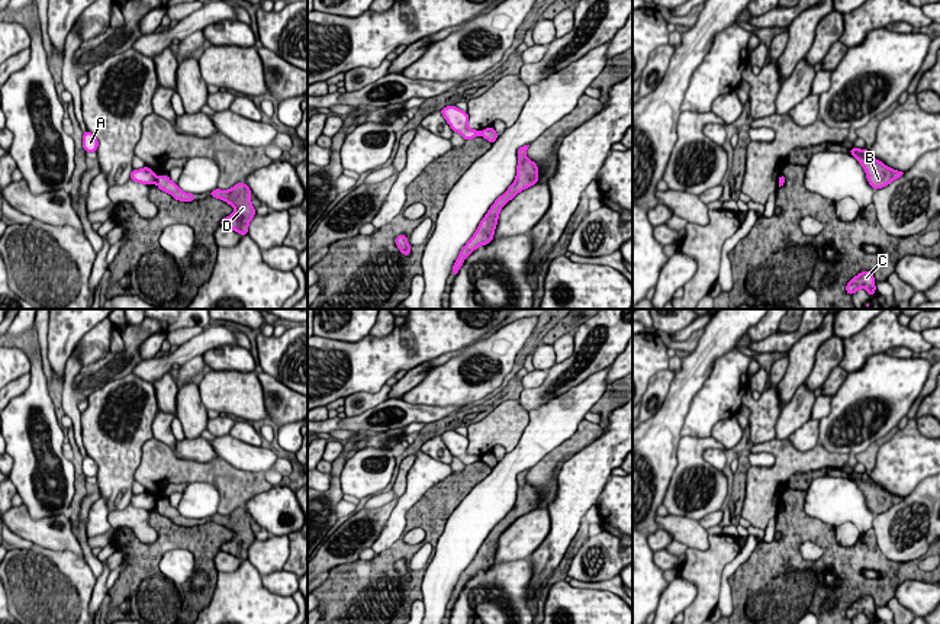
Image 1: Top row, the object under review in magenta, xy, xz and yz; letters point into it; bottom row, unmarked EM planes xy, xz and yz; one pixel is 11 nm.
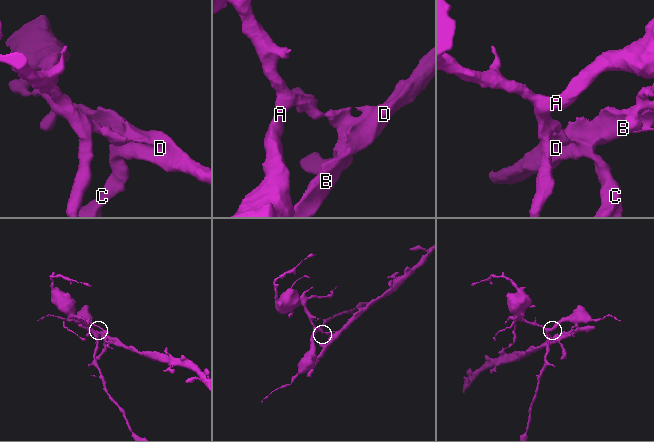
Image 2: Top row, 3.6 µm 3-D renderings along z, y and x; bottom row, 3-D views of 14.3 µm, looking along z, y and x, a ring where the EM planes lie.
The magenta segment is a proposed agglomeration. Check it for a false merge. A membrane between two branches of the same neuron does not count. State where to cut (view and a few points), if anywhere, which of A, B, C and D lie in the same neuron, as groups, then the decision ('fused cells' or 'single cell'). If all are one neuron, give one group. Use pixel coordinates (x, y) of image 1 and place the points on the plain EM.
xy (157, 502), (154, 507) | A / B C D | fused cells

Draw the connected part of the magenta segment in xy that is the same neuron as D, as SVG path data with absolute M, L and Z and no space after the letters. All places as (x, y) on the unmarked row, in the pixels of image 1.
M236 508L229 515L215 514L209 521L220 524L235 534L232 540L220 546L220 551L229 553L241 560L247 560L248 550L255 541L250 512L245 508Z

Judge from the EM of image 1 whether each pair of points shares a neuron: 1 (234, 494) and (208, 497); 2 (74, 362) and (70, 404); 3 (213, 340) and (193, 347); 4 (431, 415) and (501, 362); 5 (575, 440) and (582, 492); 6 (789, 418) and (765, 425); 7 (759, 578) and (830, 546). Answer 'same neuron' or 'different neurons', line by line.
1: different neurons
2: same neuron
3: same neuron
4: different neurons
5: different neurons
6: different neurons
7: same neuron

